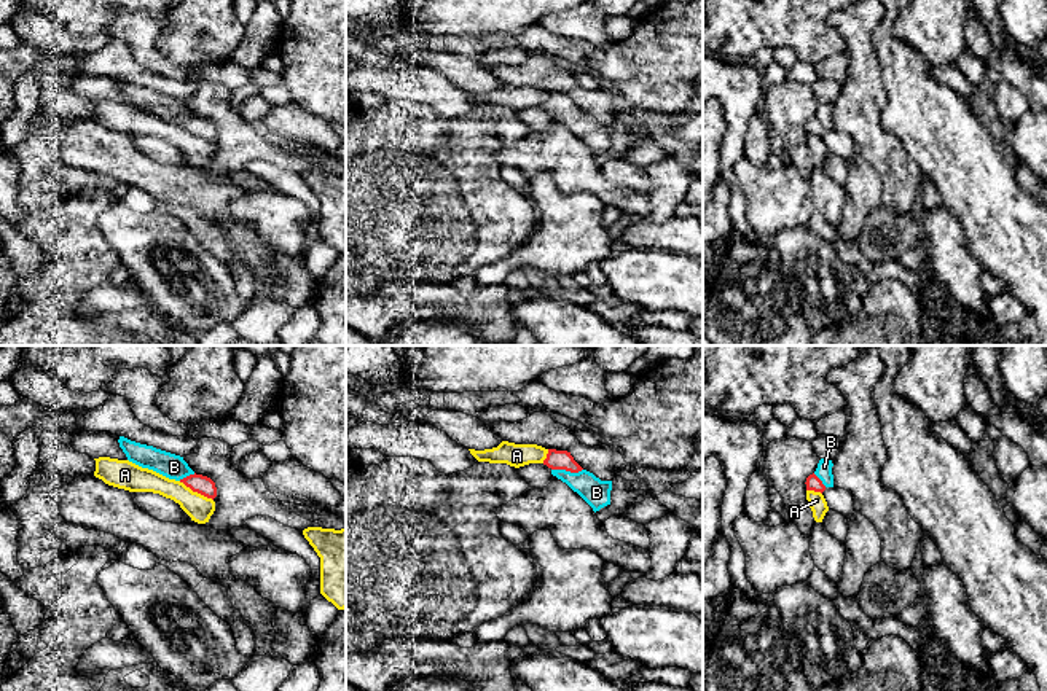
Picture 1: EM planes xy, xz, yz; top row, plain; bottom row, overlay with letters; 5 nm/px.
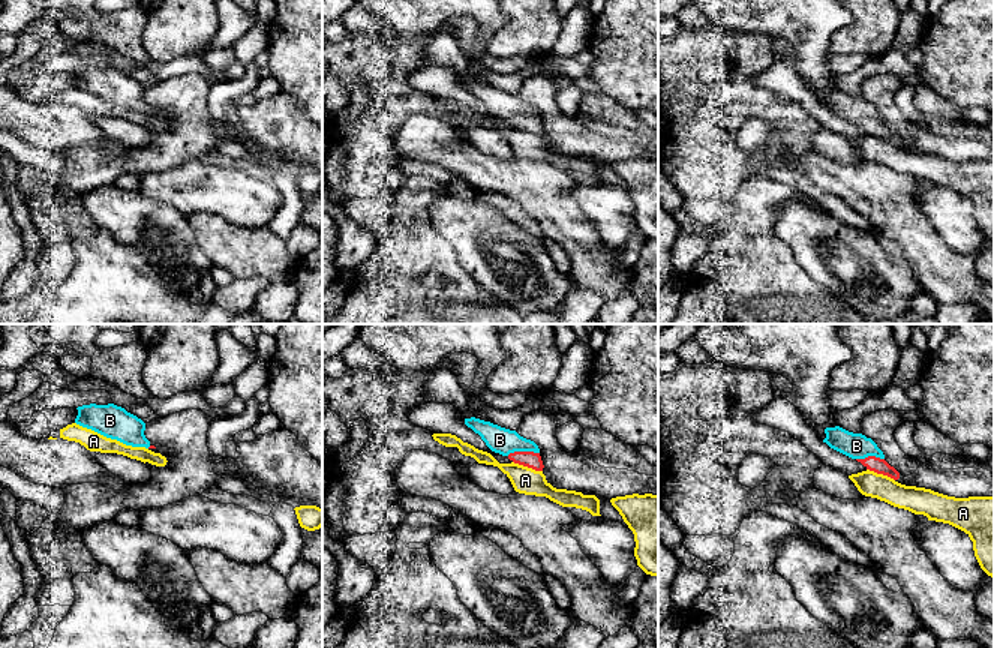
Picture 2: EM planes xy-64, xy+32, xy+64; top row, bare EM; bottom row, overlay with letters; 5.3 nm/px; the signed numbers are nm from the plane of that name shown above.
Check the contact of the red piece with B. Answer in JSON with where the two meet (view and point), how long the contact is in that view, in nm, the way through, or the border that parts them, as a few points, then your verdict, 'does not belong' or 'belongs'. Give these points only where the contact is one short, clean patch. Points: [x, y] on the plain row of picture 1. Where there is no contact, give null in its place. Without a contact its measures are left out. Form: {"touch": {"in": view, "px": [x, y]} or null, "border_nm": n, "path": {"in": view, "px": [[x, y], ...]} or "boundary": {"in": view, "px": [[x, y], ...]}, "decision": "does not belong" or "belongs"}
{"touch": {"in": "xz", "px": [568, 113]}, "border_nm": 160, "decision": "belongs"}

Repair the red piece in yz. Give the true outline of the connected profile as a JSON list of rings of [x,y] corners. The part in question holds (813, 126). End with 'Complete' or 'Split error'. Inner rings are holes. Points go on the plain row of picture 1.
[[[821,102],[813,118],[806,121],[806,134],[824,135],[827,131],[833,131],[832,103]]]. Split error

